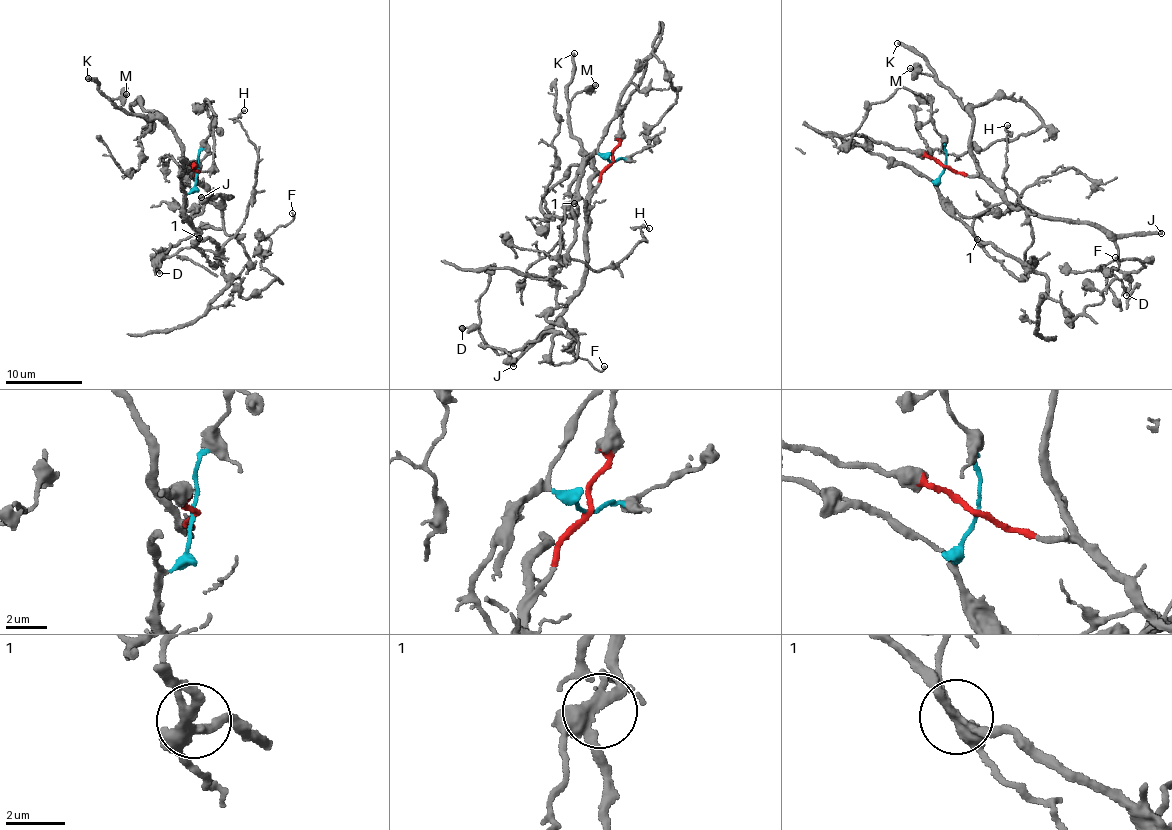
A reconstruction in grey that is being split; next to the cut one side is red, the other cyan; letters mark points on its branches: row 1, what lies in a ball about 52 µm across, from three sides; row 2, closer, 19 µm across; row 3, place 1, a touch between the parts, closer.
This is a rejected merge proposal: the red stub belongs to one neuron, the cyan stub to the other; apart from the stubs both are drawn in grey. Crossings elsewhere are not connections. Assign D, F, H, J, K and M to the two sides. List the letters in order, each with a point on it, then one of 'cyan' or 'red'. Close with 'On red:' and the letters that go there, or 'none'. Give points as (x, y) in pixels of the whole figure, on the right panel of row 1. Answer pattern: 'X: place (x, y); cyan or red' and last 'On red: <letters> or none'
D: place (1126, 295); red
F: place (1115, 257); cyan
H: place (1007, 125); cyan
J: place (1161, 233); red
K: place (897, 43); red
M: place (910, 68); red
On red: D, J, K, M

